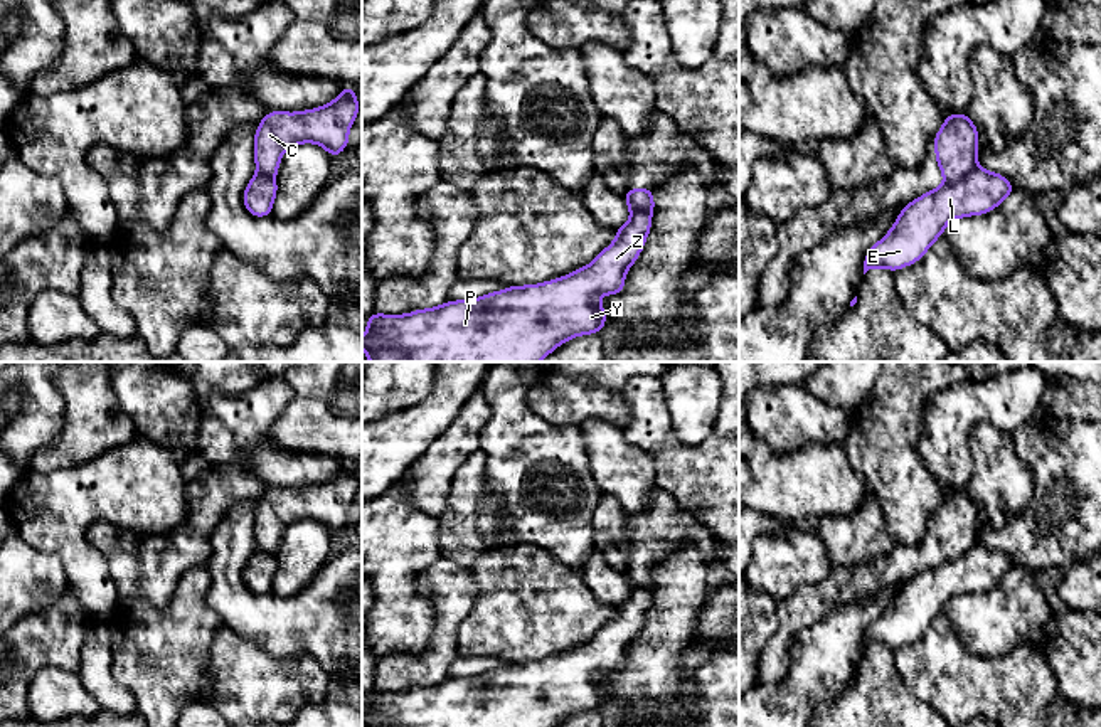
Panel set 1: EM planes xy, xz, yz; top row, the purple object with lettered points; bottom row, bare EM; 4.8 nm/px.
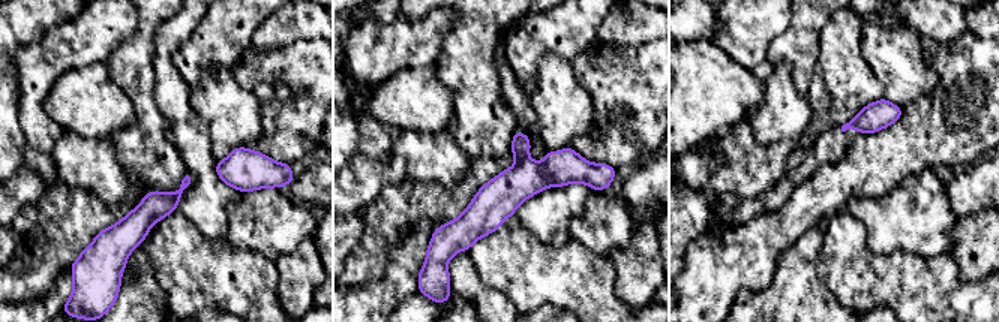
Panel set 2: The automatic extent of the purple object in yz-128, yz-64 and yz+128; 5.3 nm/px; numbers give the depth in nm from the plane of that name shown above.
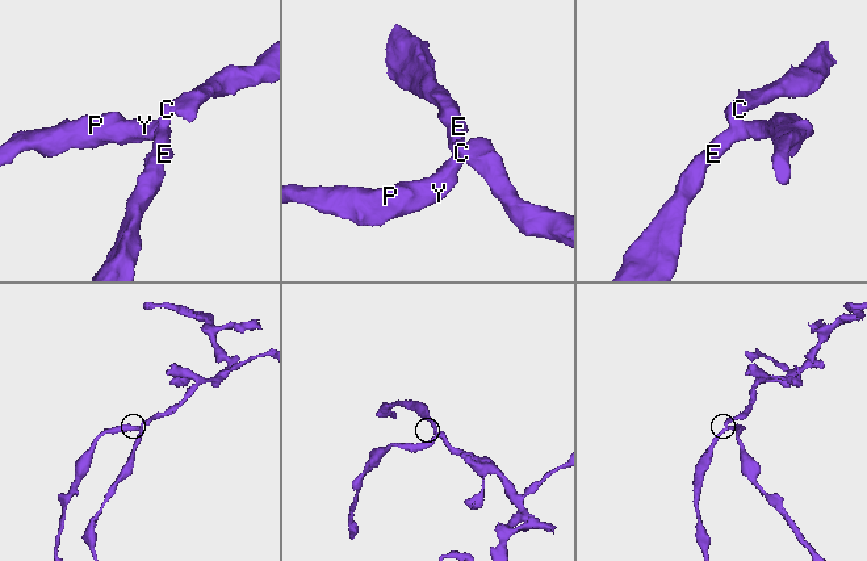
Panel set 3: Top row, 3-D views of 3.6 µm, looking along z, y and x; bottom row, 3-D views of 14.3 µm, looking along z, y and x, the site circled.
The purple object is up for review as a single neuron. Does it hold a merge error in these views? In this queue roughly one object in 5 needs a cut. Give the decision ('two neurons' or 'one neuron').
two neurons

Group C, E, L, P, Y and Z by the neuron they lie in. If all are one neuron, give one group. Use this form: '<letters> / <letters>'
C / E L P Y Z

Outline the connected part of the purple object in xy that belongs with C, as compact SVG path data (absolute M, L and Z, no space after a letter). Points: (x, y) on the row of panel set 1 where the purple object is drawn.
M345 86L332 103L300 113L269 111L256 128L254 162L259 173L274 177L279 155L300 143L316 143L330 157L348 146L348 130L359 114L354 86Z

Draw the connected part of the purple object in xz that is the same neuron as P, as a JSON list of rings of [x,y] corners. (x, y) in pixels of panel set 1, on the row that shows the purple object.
[[[626,200],[631,219],[616,229],[616,239],[588,266],[542,284],[510,286],[475,300],[448,301],[441,306],[407,315],[379,315],[367,320],[362,348],[370,362],[540,362],[561,343],[579,335],[598,333],[606,326],[606,310],[598,303],[603,295],[625,291],[625,273],[633,266],[652,229],[652,215]]]

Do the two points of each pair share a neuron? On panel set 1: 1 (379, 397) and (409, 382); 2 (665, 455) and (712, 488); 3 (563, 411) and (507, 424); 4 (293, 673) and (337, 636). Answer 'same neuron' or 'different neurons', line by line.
1: same neuron
2: same neuron
3: different neurons
4: different neurons

